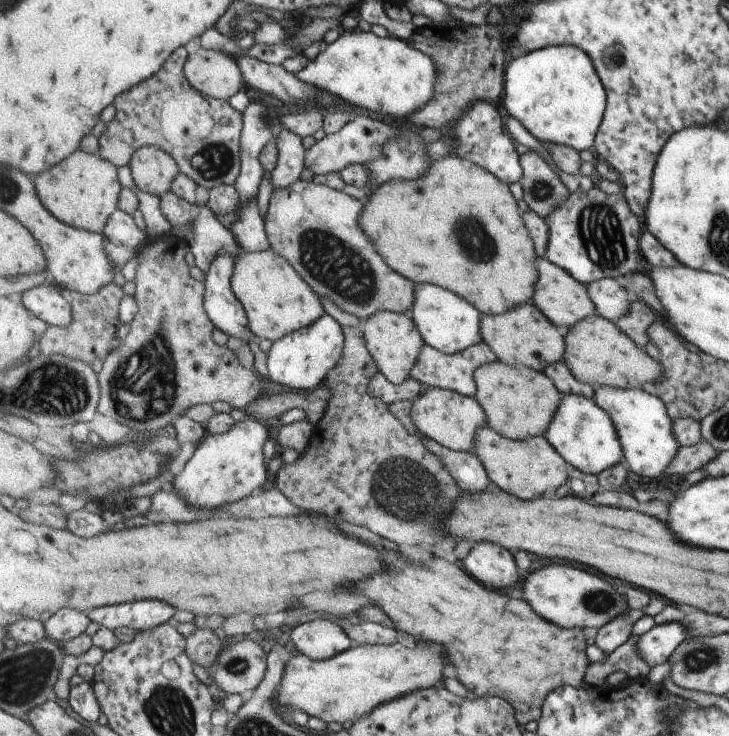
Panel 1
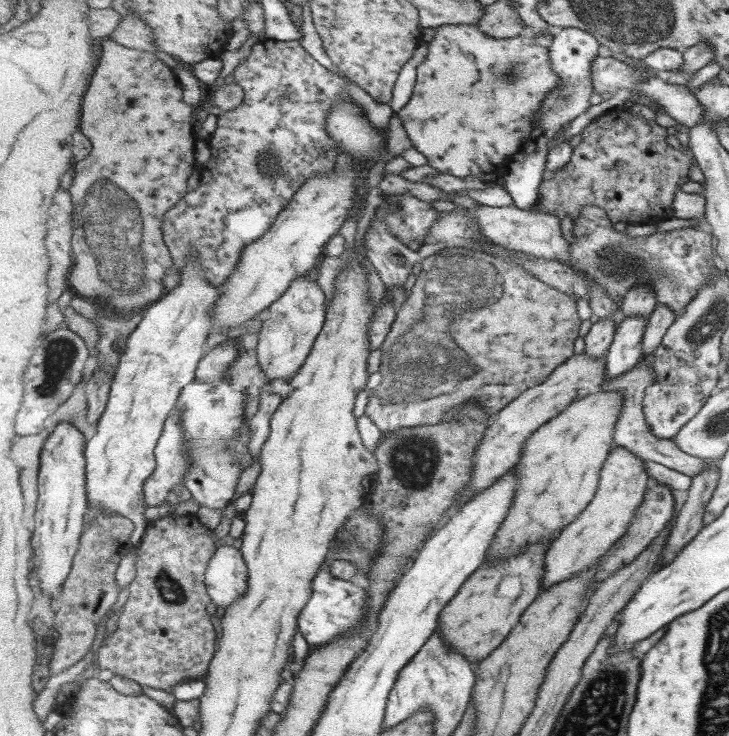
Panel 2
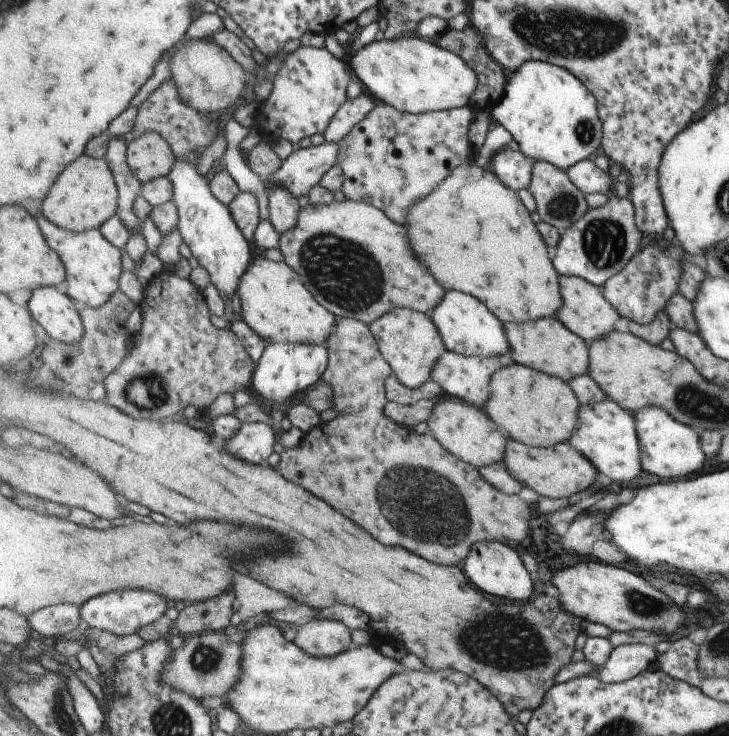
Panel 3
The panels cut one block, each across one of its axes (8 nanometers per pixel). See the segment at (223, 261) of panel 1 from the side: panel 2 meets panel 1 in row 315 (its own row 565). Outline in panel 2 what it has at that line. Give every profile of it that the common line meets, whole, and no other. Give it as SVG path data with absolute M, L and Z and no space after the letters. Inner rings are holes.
M222 543L209 561L205 582L217 606L227 608L241 600L249 588L249 568L242 549Z

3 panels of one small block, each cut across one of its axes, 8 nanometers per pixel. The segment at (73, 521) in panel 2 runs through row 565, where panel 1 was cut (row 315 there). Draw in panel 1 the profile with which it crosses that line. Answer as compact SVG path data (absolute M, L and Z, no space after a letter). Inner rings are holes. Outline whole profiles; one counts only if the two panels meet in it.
M42 284L24 294L24 305L48 325L67 327L73 322L69 300L53 285Z

